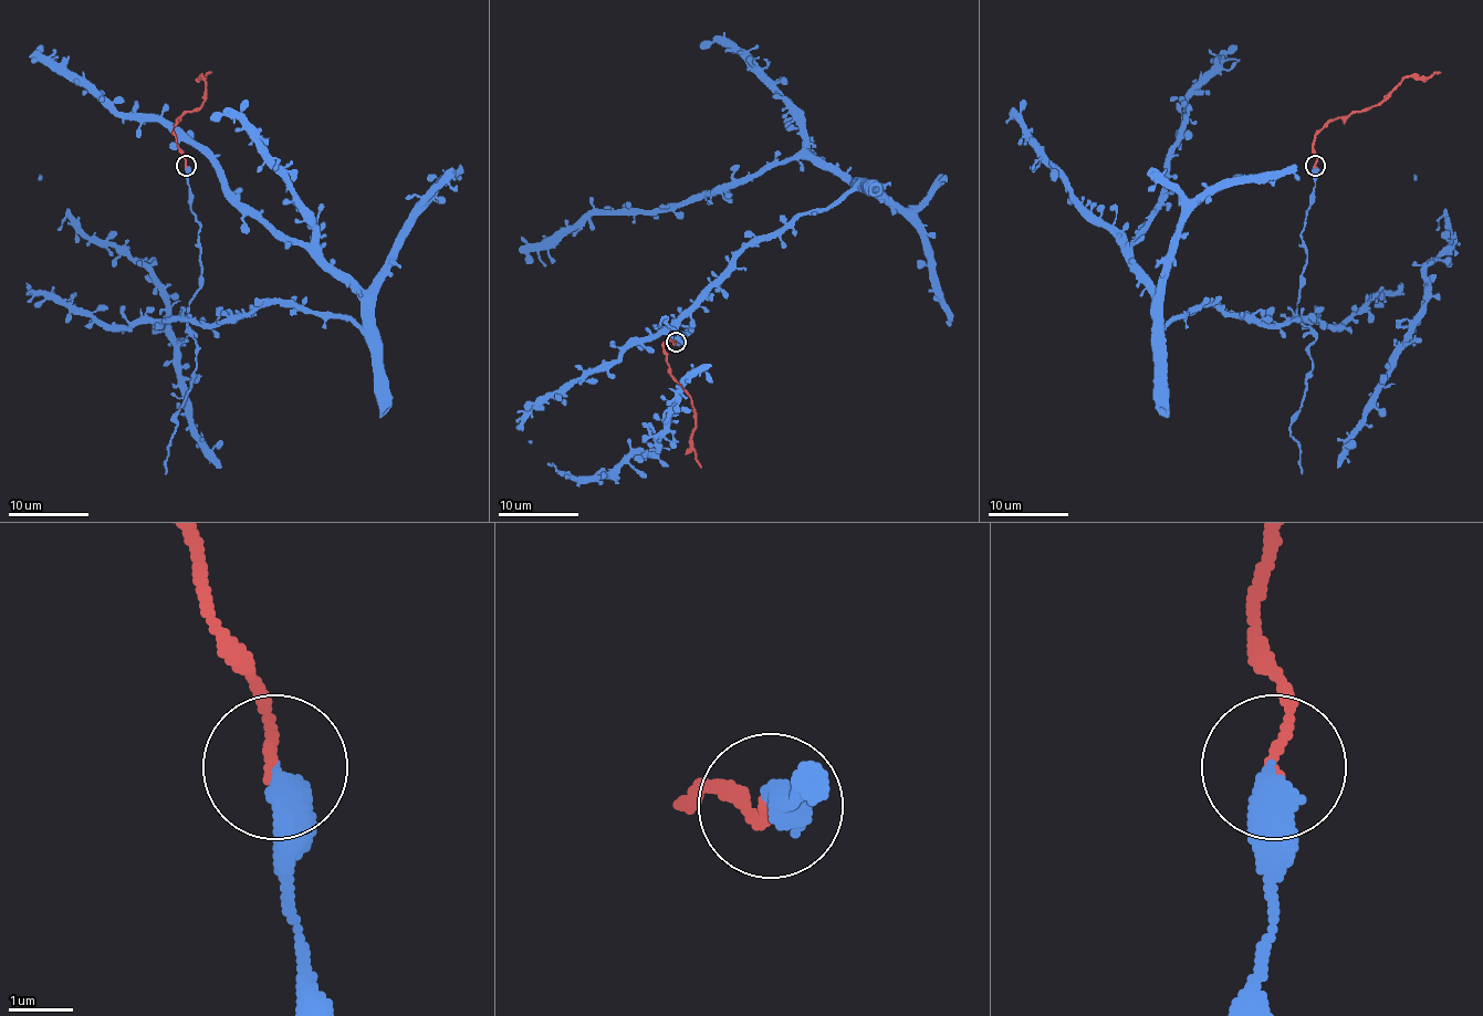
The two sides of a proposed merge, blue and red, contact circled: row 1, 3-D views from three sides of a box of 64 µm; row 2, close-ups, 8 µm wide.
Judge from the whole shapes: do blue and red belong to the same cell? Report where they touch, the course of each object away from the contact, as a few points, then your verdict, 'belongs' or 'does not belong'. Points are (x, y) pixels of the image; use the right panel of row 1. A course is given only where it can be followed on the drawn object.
place (1315, 166); course blue (1315, 165), (1297, 312), (1256, 324), (1209, 302), (1160, 324), (1131, 245), (1162, 197), (1184, 102), (1236, 45); course red (1315, 165), (1315, 136), (1332, 121), (1378, 104), (1405, 77), (1429, 77), (1441, 72); belongs

